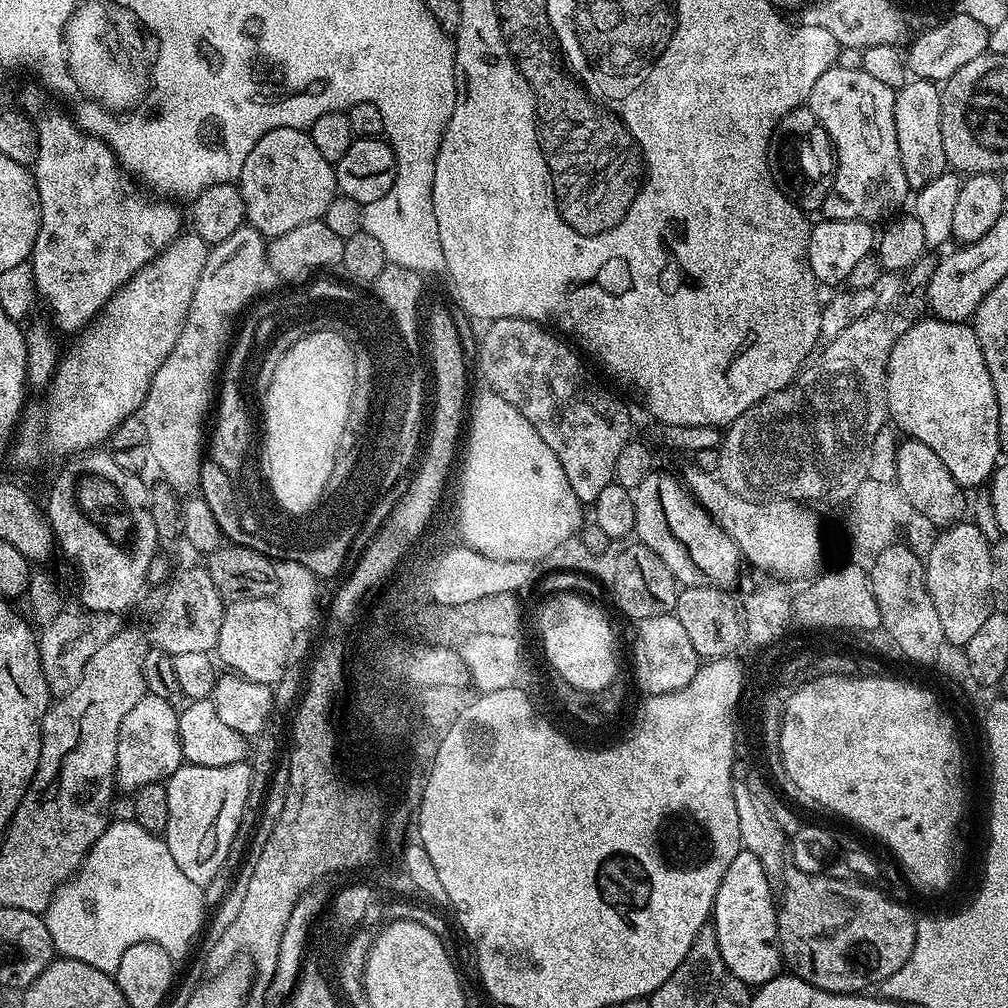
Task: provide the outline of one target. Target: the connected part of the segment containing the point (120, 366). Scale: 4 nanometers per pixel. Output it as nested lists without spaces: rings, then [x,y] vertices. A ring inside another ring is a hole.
[[[184,232],[177,236],[171,241],[159,253],[154,259],[149,261],[146,266],[141,268],[133,274],[128,281],[126,281],[121,288],[113,294],[111,298],[108,299],[108,303],[104,305],[100,313],[96,315],[95,319],[91,321],[79,333],[80,336],[72,345],[67,349],[66,347],[62,352],[62,359],[57,363],[56,370],[52,375],[51,380],[48,383],[48,387],[43,389],[42,395],[44,397],[39,397],[34,399],[33,407],[24,407],[22,411],[23,423],[15,429],[14,432],[14,443],[11,445],[12,448],[12,460],[20,468],[36,468],[39,466],[43,460],[56,460],[59,456],[64,456],[63,458],[72,458],[77,454],[87,453],[89,450],[95,449],[97,446],[111,437],[112,432],[116,429],[120,423],[125,420],[128,416],[137,415],[140,411],[140,405],[144,403],[146,394],[148,393],[148,387],[150,382],[154,378],[154,374],[158,370],[158,366],[162,366],[162,362],[166,362],[166,358],[170,354],[170,350],[174,350],[174,342],[178,342],[178,334],[182,330],[182,326],[186,322],[186,314],[190,310],[190,302],[194,298],[194,290],[198,286],[198,278],[202,278],[202,266],[206,266],[206,258],[208,257],[210,251],[210,246],[205,242],[204,239],[198,238],[198,236],[193,232]]]

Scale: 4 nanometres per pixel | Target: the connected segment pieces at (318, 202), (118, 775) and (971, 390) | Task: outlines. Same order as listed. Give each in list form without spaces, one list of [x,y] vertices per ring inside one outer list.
[[[279,128],[262,134],[242,166],[238,187],[247,223],[265,238],[281,236],[294,226],[323,218],[326,206],[338,194],[335,167],[318,154],[302,128]]]
[[[151,694],[144,695],[138,706],[134,706],[134,710],[122,718],[114,773],[115,783],[119,787],[121,784],[124,788],[135,790],[147,784],[159,784],[167,781],[182,767],[184,755],[178,734],[179,721],[180,717],[173,704]]]
[[[921,318],[909,323],[888,359],[888,414],[905,437],[926,442],[963,489],[983,484],[1001,459],[998,402],[971,323]]]

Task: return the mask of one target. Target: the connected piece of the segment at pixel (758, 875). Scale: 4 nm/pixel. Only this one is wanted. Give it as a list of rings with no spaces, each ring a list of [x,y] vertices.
[[[741,850],[730,862],[730,870],[718,886],[714,905],[714,923],[718,950],[731,970],[742,983],[759,986],[781,975],[782,957],[780,944],[776,940],[777,901],[772,900],[773,881],[766,878],[762,862],[754,854]]]

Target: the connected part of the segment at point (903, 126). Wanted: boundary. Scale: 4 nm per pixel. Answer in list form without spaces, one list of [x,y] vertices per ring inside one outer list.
[[[909,79],[905,88],[896,92],[894,126],[898,134],[898,154],[902,158],[902,174],[906,174],[909,189],[919,190],[938,179],[949,167],[942,146],[942,92],[933,81]]]

